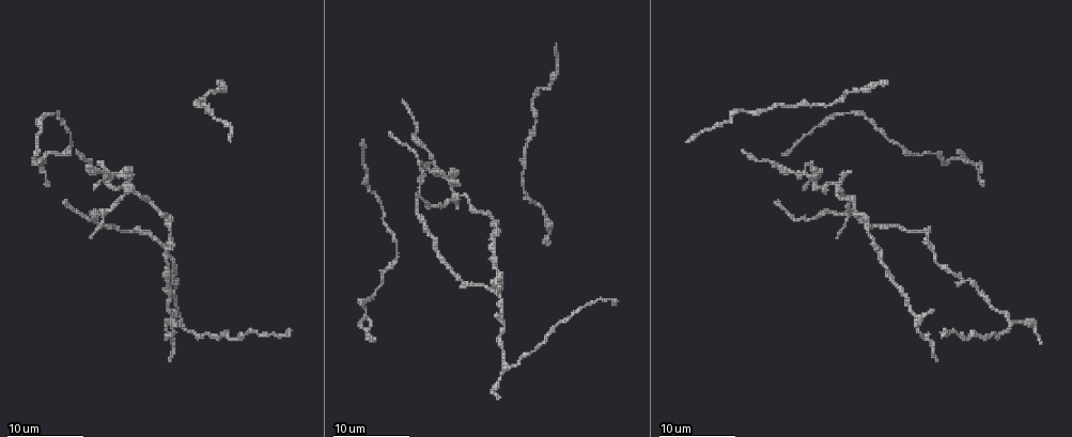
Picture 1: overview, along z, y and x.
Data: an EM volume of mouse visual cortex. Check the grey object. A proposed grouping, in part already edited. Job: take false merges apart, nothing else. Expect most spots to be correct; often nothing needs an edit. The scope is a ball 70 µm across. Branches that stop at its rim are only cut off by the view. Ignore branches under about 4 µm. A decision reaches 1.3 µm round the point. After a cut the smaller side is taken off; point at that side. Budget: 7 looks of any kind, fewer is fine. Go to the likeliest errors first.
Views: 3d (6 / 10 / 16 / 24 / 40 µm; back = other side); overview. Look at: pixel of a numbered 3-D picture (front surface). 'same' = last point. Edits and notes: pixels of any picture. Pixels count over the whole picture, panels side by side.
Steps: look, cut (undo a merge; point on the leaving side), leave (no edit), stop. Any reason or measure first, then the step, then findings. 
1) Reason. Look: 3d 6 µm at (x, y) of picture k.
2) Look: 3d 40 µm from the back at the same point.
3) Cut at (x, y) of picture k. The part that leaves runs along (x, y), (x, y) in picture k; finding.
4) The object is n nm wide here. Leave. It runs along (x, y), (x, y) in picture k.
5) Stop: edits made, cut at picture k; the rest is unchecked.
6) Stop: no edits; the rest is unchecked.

Look: 3d 16 µm at (458, 193) of picture 1.

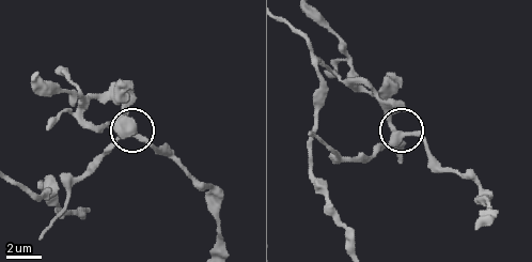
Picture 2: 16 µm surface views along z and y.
4 arms meet here. Leave. It runs along (370, 155), (403, 133), (420, 138), (426, 150) in picture 2; continuous, no second cell.

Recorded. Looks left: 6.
A fork. Look: 3d 16 µm at (417, 205) of picture 1.

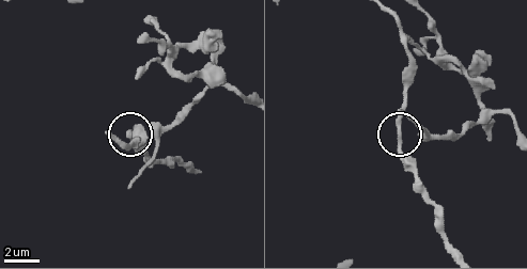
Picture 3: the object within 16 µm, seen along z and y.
3 arms meet here. Leave. All the same cell.

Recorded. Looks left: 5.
Look: 3d 10 µm at (414, 135) of picture 1.

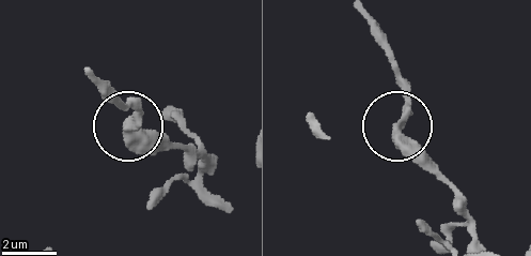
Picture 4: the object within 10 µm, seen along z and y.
Leave. It runs along (204, 171), (197, 155), (142, 141), (128, 107) in picture 4; continuous, no second cell.

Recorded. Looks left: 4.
Arms part here. Look: 3d 6 µm at (112, 175) of picture 1.

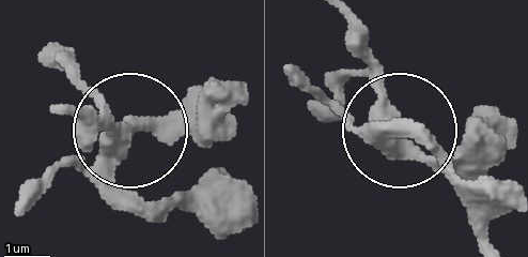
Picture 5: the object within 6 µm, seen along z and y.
Look: 3d 6 µm from the back at (125, 129) of picture 5.

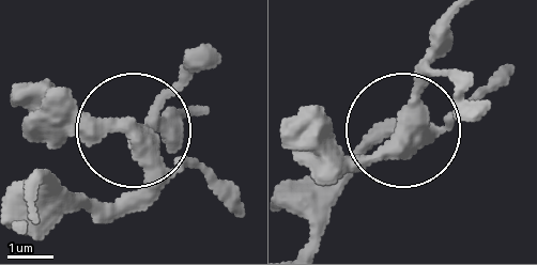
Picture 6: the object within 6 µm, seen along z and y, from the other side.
The object is 400 nm wide here. Leave. It runs along (45, 184), (113, 203), (148, 150), (125, 127), (26, 127) in picture 6; all the same cell.

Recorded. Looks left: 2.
Stop: no edits; the rest is unchecked.

